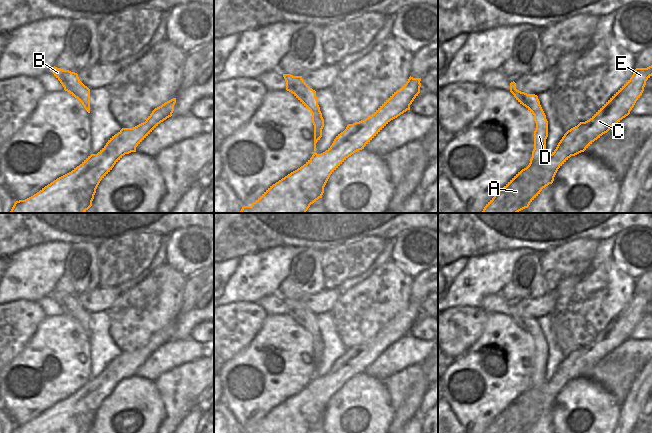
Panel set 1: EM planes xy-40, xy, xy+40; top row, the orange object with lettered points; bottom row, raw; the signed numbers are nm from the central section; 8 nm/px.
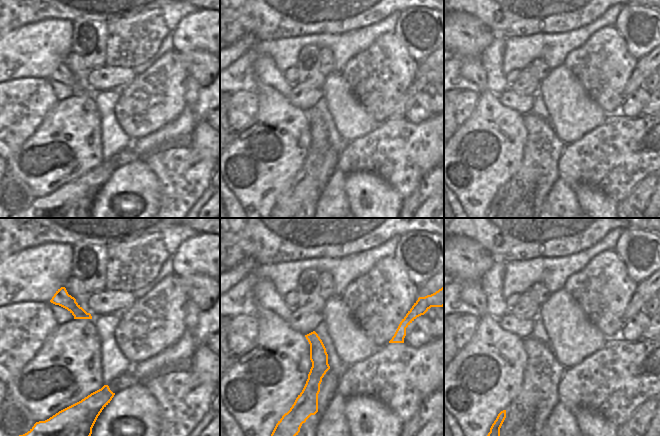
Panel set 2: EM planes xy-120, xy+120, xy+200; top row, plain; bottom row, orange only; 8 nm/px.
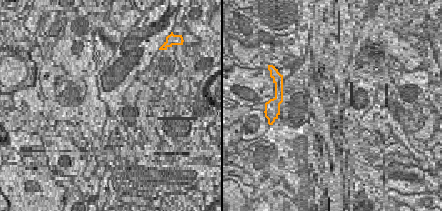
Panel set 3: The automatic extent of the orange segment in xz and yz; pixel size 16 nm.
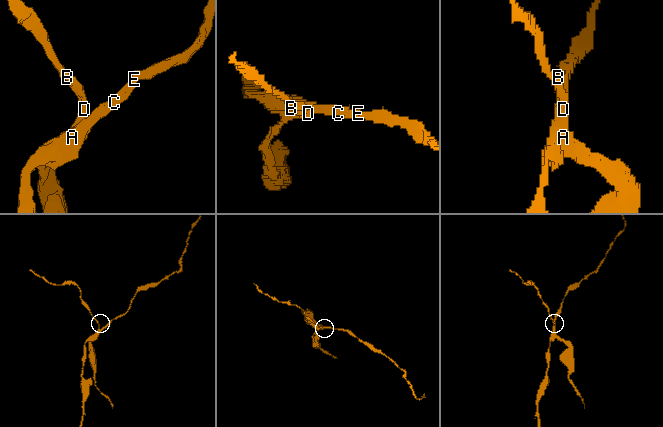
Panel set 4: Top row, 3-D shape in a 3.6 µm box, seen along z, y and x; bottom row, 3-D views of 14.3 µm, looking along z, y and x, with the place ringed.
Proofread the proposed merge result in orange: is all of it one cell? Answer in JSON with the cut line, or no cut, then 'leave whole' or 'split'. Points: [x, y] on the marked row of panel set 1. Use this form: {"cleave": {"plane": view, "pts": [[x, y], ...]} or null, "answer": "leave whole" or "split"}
{"cleave": {"plane": "xy+40", "pts": [[548, 156], [540, 163], [533, 163], [524, 169]]}, "answer": "split"}

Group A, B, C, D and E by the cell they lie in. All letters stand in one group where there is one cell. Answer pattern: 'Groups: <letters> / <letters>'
Groups: A C E / B D

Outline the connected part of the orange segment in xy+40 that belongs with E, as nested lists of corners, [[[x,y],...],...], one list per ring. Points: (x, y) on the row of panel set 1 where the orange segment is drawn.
[[[652,65],[636,68],[632,77],[587,121],[568,130],[556,149],[541,163],[528,166],[518,172],[486,204],[482,213],[518,213],[528,208],[543,188],[552,184],[558,169],[571,157],[584,152],[595,140],[607,133],[615,124],[630,114],[644,91],[646,81],[652,76]]]

